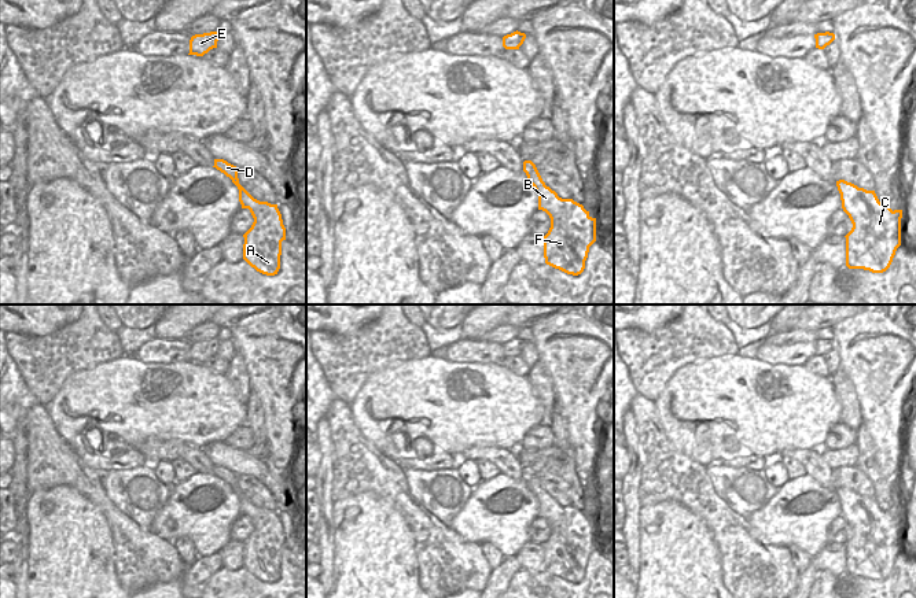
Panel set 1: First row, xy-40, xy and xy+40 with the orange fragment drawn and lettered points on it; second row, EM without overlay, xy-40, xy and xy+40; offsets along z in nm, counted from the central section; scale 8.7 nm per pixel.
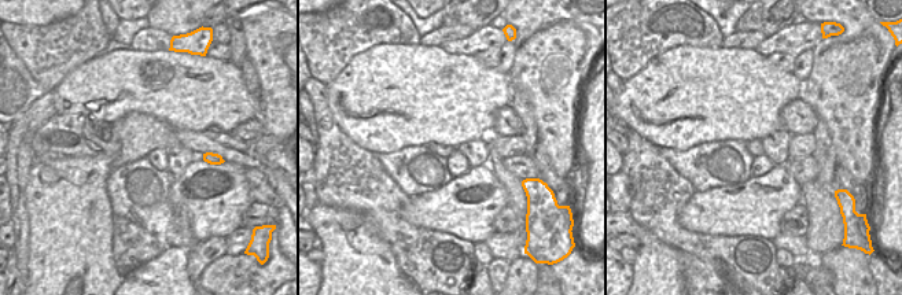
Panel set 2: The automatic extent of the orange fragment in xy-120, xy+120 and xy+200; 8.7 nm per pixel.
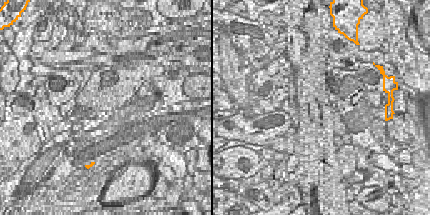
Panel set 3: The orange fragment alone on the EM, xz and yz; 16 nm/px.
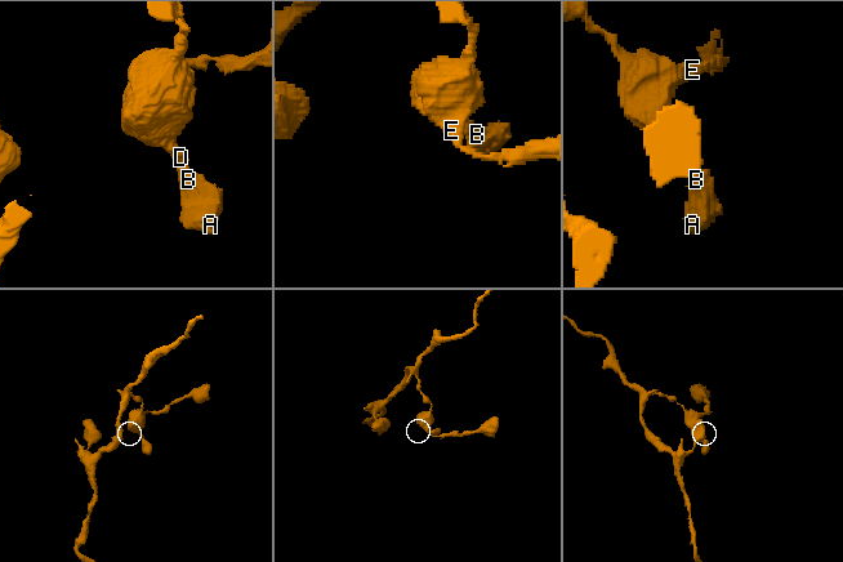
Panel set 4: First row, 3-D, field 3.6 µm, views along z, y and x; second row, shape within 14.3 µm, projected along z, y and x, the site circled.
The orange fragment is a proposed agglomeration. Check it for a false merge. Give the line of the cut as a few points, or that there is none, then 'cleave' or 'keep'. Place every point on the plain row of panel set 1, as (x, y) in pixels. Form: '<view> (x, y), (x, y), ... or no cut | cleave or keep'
no cut | keep

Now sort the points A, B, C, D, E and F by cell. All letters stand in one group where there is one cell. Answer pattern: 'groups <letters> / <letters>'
groups A B C D E F

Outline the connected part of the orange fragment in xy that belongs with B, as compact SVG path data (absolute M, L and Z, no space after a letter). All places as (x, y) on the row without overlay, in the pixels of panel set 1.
M531 468L523 469L523 479L538 501L538 517L551 525L548 540L541 543L545 571L567 582L581 582L589 554L596 549L596 525L582 512L562 506L547 494Z

